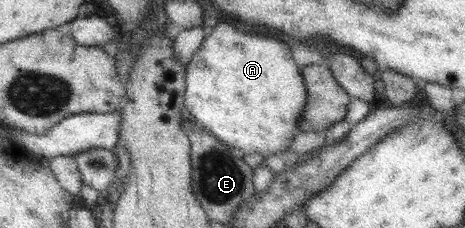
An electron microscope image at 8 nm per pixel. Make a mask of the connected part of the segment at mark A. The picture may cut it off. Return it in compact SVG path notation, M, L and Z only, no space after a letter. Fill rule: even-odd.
M220 22L216 24L211 30L211 33L206 37L202 44L198 47L198 50L194 53L194 56L190 59L185 66L184 77L184 94L183 94L183 106L188 110L188 114L192 116L194 122L206 129L212 136L218 138L219 141L227 145L228 147L236 148L236 152L246 152L246 154L261 154L263 157L269 157L273 154L280 154L285 150L289 150L289 144L292 137L295 136L299 130L298 119L302 116L303 108L307 99L307 92L303 83L301 71L298 70L298 66L294 64L292 56L290 56L290 50L284 42L272 38L272 36L264 36L264 34L252 34L252 32L246 32L242 26L234 26L232 22Z

